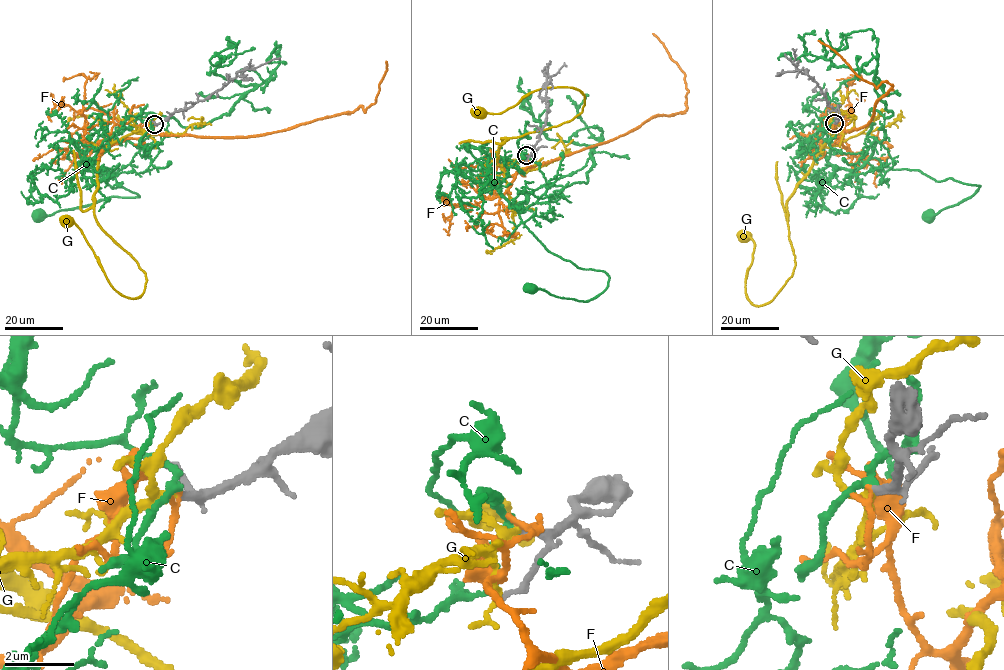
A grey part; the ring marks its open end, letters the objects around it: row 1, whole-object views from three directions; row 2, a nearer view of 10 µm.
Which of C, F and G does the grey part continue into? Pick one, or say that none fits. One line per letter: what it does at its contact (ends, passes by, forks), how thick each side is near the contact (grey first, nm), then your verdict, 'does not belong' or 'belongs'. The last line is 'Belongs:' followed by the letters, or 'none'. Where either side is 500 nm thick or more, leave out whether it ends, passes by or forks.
C: it passes by | 140/200 nm | does not belong
F: it ends | 150/170 nm | does not belong
G: it passes by | 150/190 nm | belongs
Belongs: G

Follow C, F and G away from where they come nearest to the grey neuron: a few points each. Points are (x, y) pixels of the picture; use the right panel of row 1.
C: (834, 122), (822, 117), (801, 145), (810, 174), (875, 158), (980, 186), (929, 216)
F: (833, 123), (840, 136), (868, 125), (879, 99), (892, 88), (886, 81), (875, 88), (818, 40)
G: (834, 123), (833, 135), (787, 203), (791, 276), (757, 306), (745, 288), (754, 244), (743, 236)

